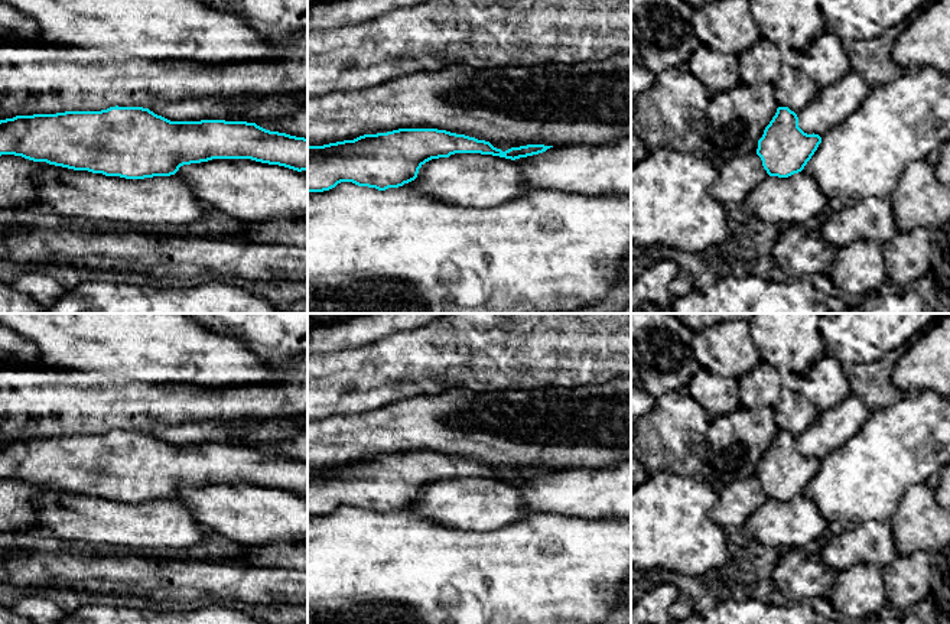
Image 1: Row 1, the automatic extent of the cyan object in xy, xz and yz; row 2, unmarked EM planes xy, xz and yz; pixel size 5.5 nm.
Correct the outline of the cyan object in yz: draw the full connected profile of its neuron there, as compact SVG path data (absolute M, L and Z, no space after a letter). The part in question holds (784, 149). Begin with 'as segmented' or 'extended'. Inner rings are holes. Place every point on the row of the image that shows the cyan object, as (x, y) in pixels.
as segmented; M778 107L758 140L757 155L770 176L788 178L804 169L822 137L798 127L798 117L788 107Z

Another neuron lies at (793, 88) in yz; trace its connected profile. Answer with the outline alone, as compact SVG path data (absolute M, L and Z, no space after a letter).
M761 38L738 58L741 82L772 84L778 107L788 107L797 114L814 95L813 81L798 68L784 64L780 49L767 39Z

